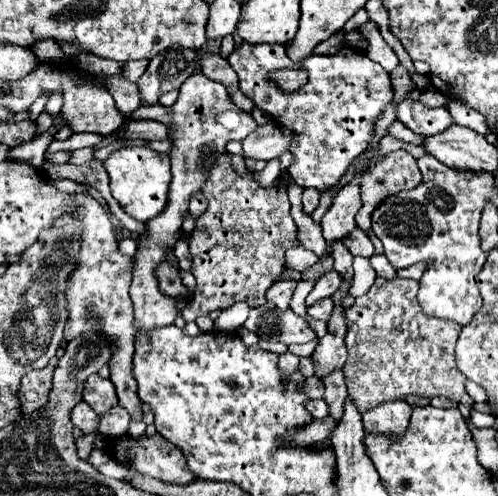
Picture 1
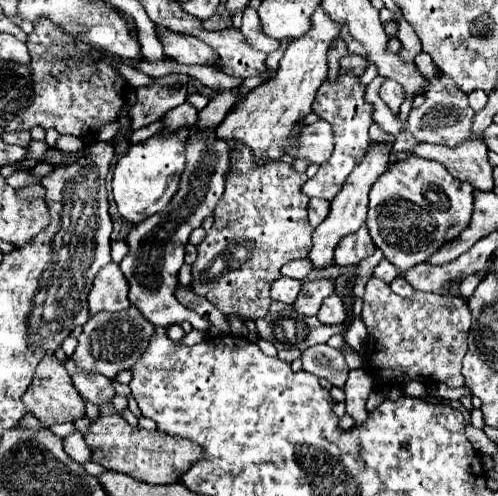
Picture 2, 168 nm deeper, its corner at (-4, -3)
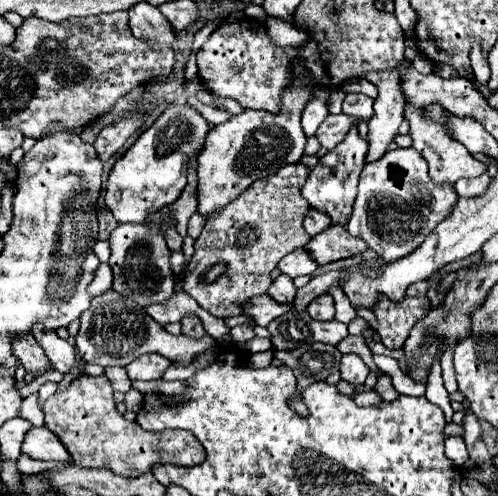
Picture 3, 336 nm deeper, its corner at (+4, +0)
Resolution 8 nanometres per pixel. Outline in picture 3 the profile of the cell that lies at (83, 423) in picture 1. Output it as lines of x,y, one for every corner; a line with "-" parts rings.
20,334
12,340
12,352
14,356
20,360
20,364
28,370
28,372
46,372
50,362
44,354
44,350
40,350
38,342
32,338
32,334

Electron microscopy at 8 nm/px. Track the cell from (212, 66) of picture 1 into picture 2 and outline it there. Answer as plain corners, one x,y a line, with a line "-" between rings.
158,29
158,37
164,37
164,41
168,41
168,45
164,45
164,55
174,57
178,63
208,65
208,67
214,67
214,69
222,67
216,51
196,37
172,33
168,29

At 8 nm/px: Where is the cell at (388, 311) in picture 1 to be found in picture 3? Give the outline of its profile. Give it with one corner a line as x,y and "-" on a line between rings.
406,296
398,304
388,302
388,298
380,298
374,314
378,318
378,334
382,338
382,344
390,350
400,350
414,322
424,318
428,310
430,310
430,300
426,296
420,298

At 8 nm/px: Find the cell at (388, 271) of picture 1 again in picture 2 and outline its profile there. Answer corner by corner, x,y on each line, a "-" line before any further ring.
396,277
396,279
390,283
390,287
392,287
394,293
398,293
398,295
402,295
402,297
410,297
410,295
414,293
414,287
412,287
404,277

